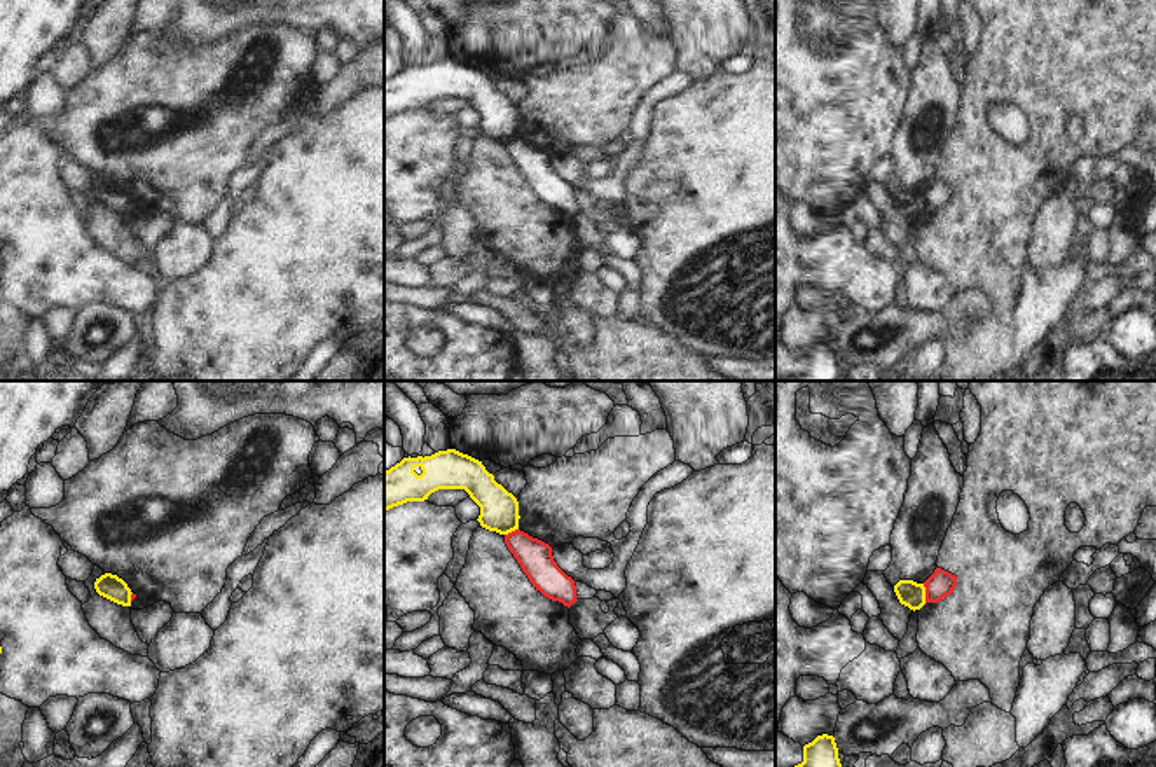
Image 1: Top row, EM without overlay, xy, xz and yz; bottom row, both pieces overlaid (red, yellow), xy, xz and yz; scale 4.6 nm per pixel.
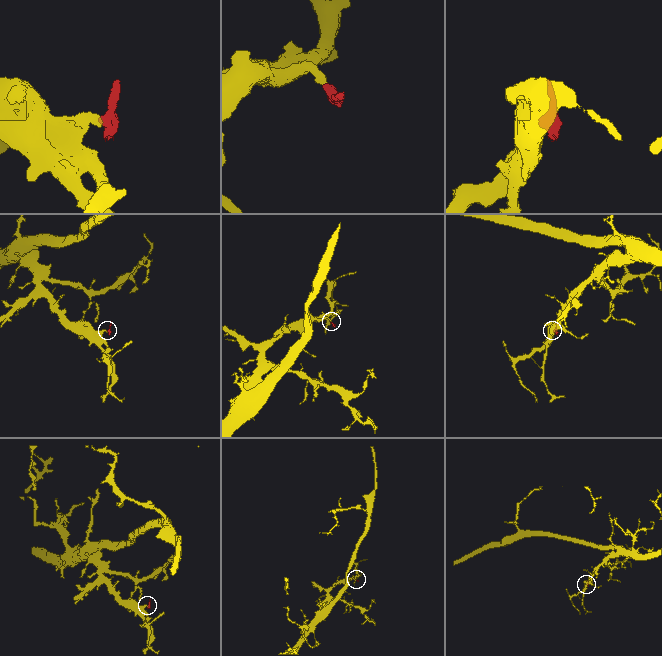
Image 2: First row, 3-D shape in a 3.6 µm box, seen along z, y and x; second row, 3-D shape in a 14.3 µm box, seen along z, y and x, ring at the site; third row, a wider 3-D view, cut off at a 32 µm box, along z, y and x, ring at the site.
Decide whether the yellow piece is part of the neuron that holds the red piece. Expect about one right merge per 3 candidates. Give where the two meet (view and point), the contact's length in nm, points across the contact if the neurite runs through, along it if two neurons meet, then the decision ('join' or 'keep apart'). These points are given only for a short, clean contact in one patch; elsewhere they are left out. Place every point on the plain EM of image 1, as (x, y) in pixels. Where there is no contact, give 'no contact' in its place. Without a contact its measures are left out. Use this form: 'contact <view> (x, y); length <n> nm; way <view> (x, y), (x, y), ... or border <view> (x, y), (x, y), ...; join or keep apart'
contact yz (926, 201); length 90 nm; border yz (922, 193), (926, 210); keep apart

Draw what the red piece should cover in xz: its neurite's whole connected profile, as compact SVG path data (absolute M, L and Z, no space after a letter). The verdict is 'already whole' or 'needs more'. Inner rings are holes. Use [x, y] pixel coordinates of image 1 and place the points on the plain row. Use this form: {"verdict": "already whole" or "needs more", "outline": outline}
{"verdict": "already whole", "outline": "M520 138L505 143L505 152L536 199L568 217L576 210L575 189L557 175L548 152Z"}

